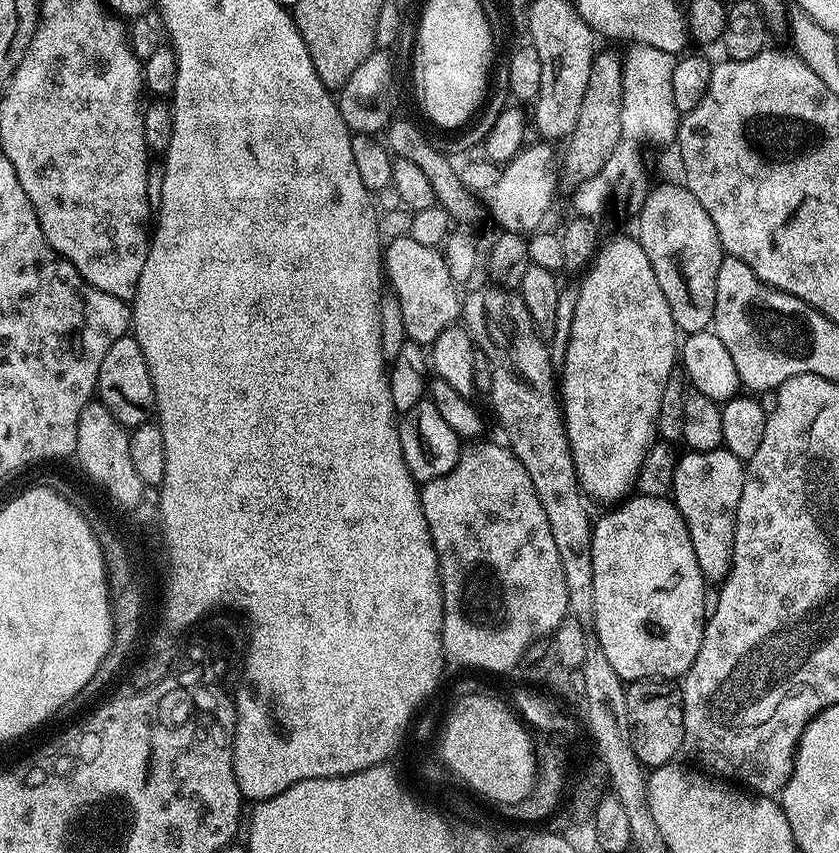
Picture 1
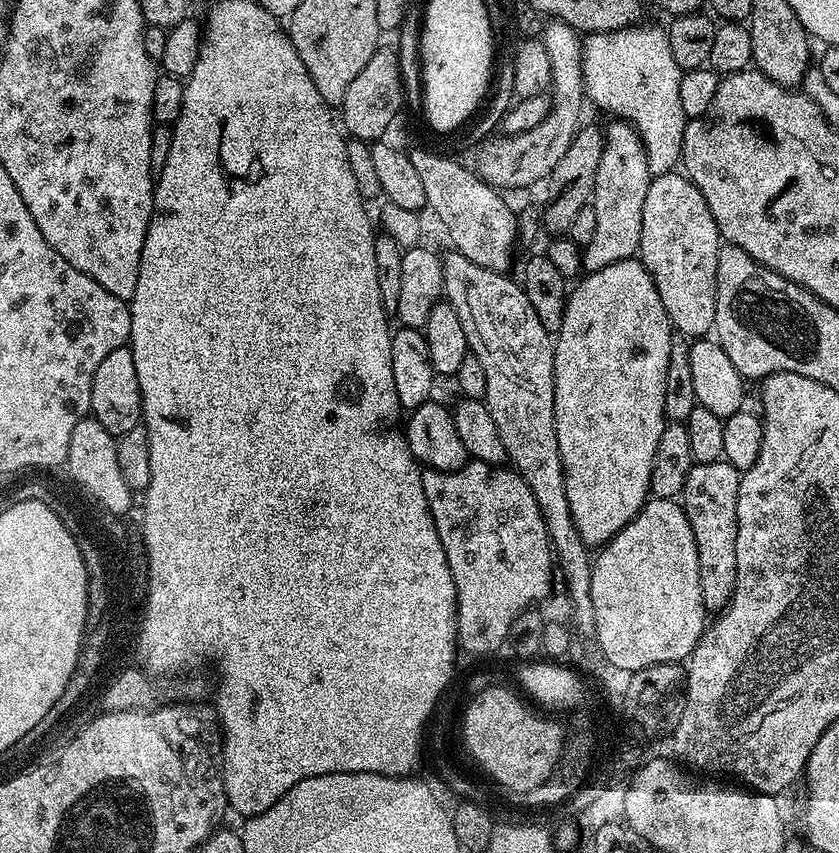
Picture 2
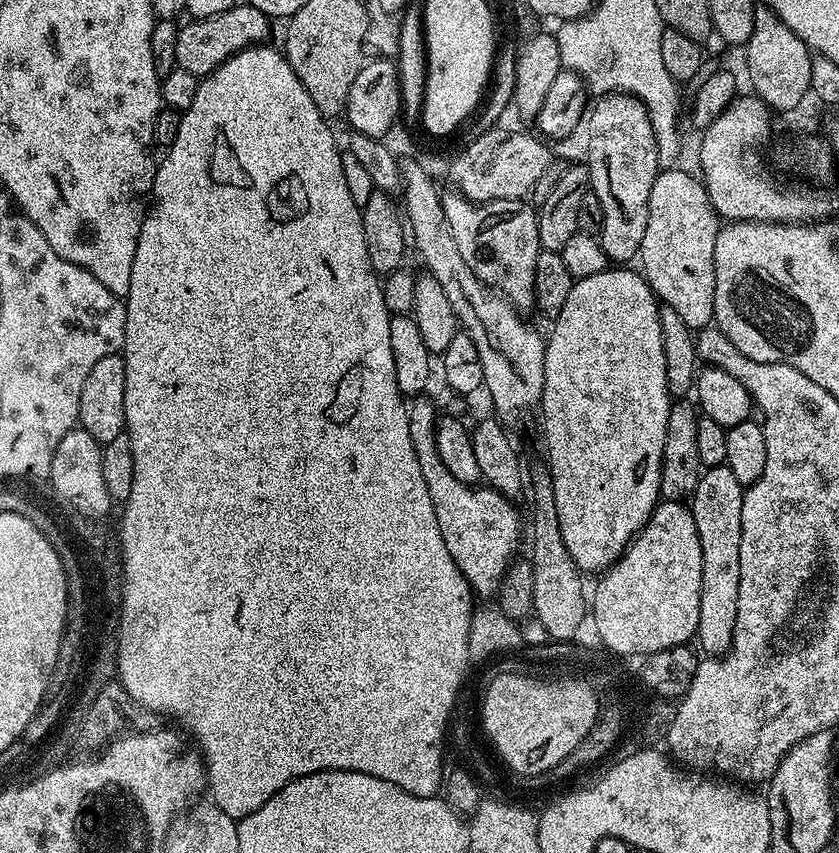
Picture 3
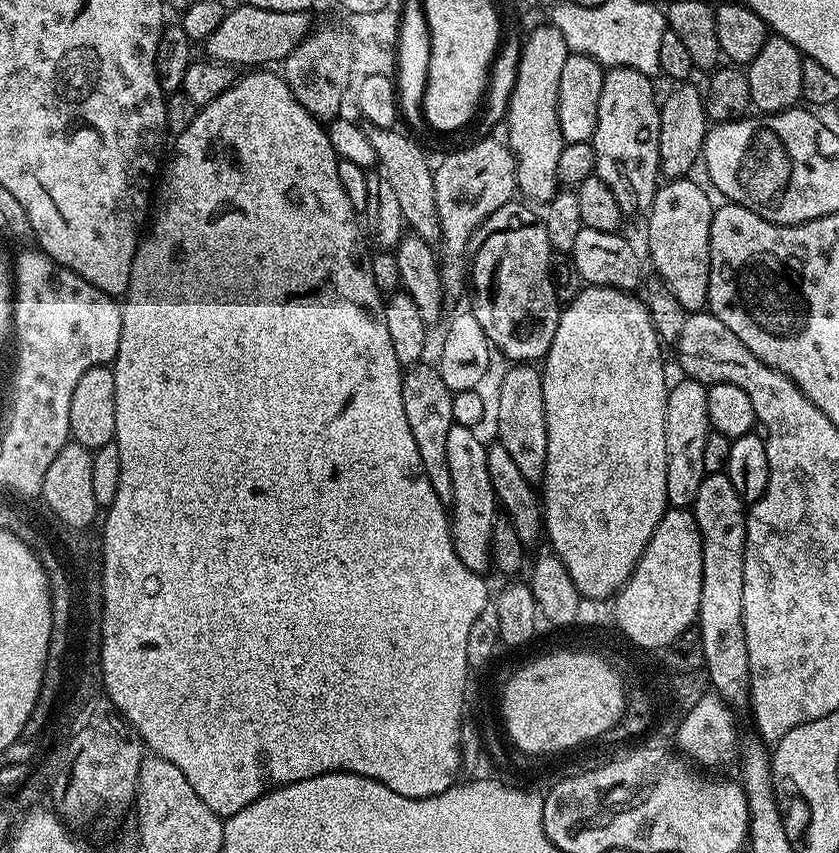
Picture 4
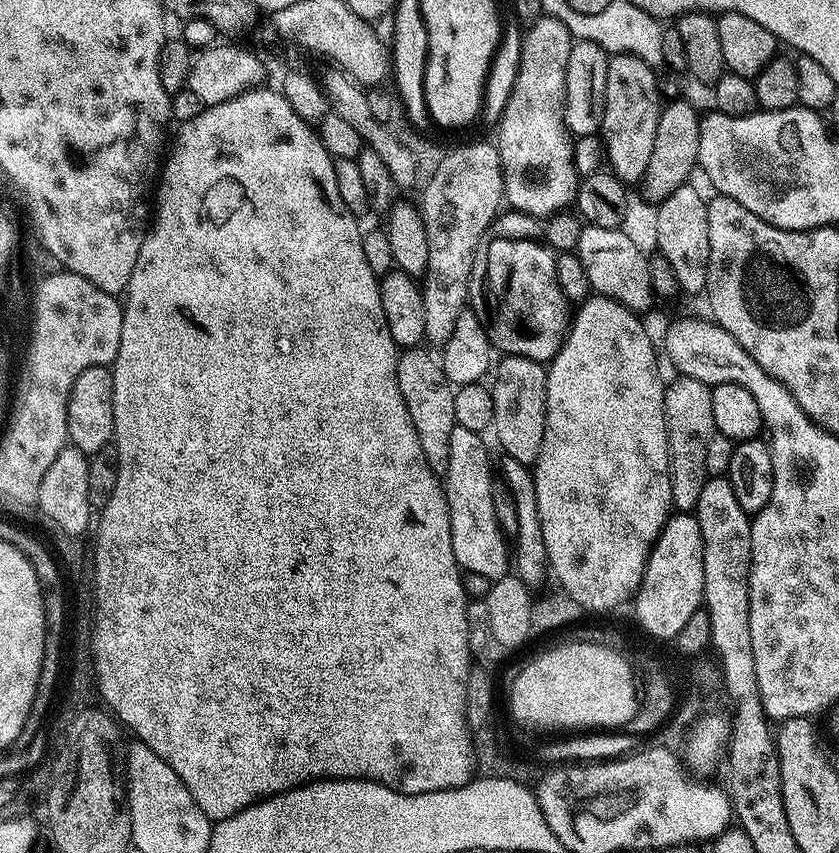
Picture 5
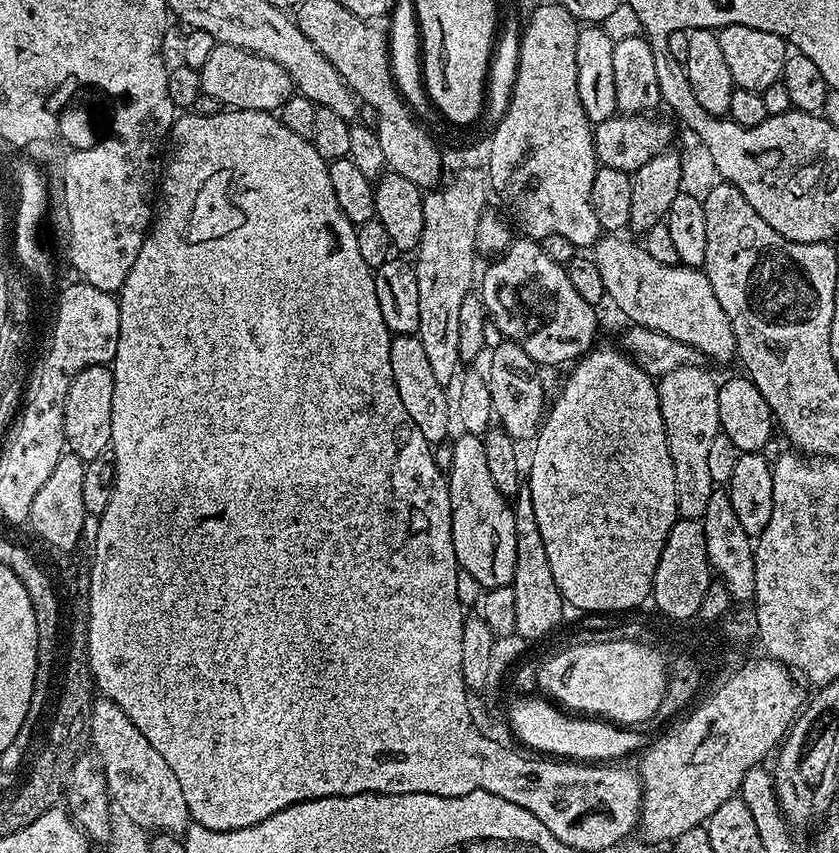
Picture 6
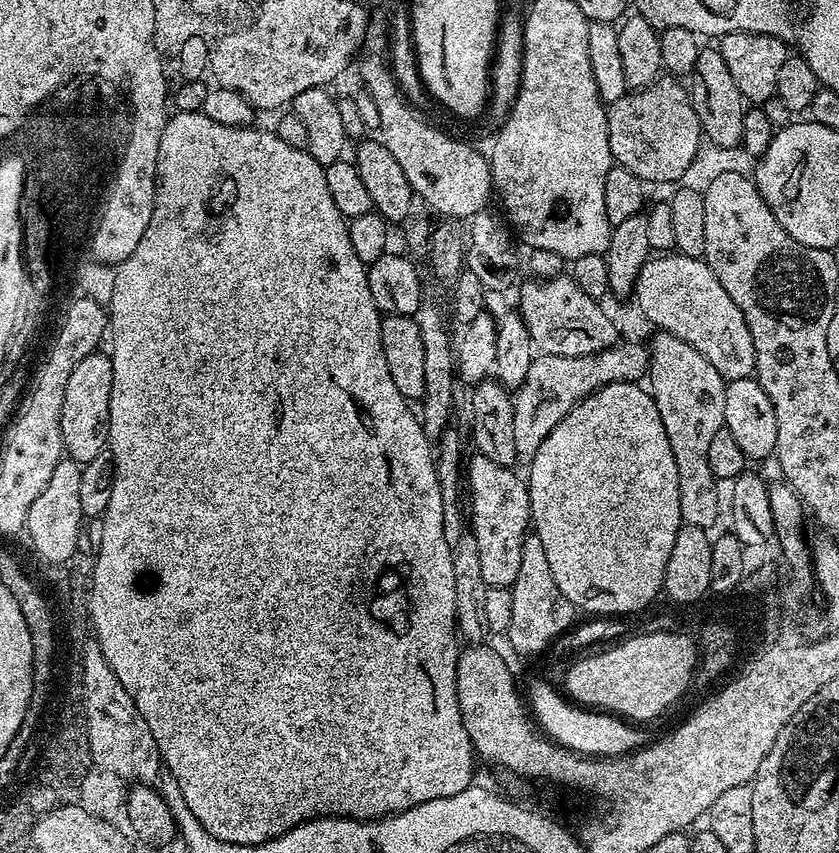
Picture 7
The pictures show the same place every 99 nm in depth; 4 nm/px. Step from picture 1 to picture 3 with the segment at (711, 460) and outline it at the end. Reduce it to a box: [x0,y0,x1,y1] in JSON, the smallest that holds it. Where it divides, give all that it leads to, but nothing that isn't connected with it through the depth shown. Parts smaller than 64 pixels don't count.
[690,466,745,654]

